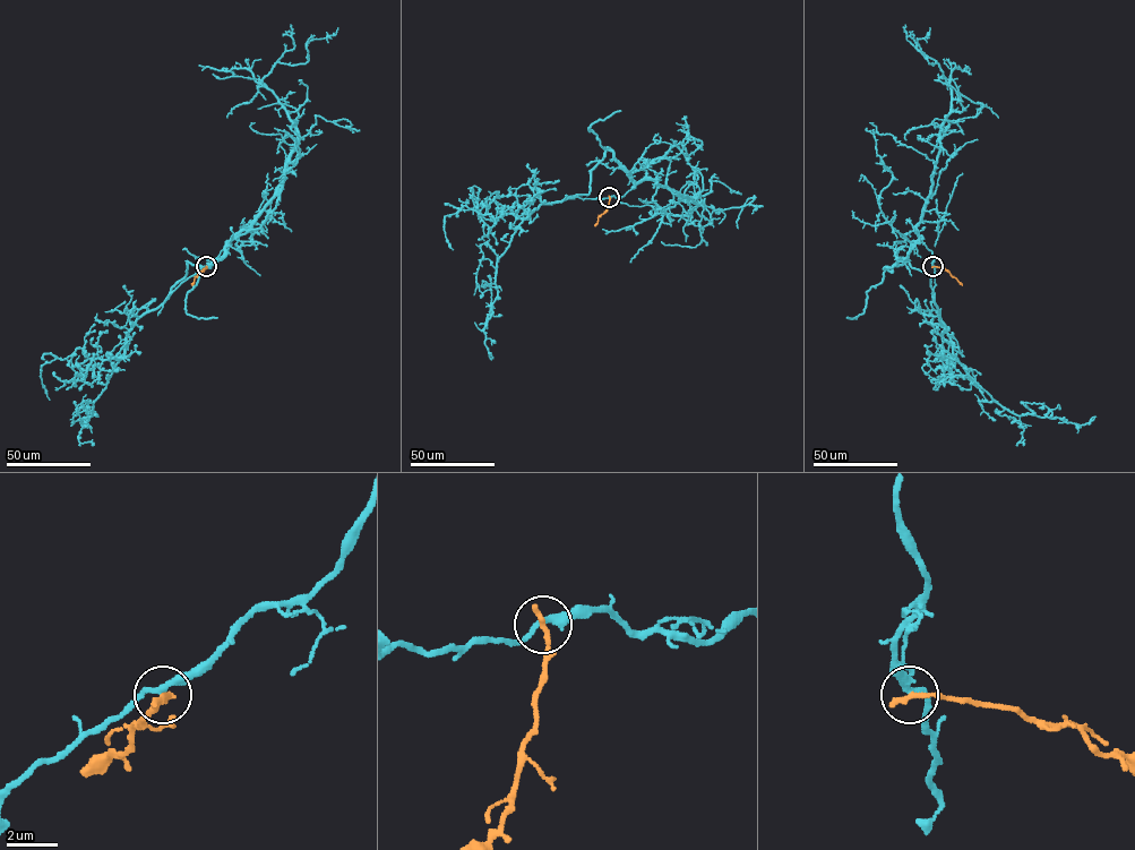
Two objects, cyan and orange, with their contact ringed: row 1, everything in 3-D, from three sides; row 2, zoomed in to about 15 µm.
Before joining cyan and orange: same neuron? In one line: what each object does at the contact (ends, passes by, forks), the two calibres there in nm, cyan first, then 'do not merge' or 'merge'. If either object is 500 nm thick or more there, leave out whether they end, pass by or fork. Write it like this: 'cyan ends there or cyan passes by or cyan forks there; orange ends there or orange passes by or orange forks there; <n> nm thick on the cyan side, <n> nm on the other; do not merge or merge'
cyan passes by; orange ends there; 280 nm thick on the cyan side, 260 nm on the other; do not merge

